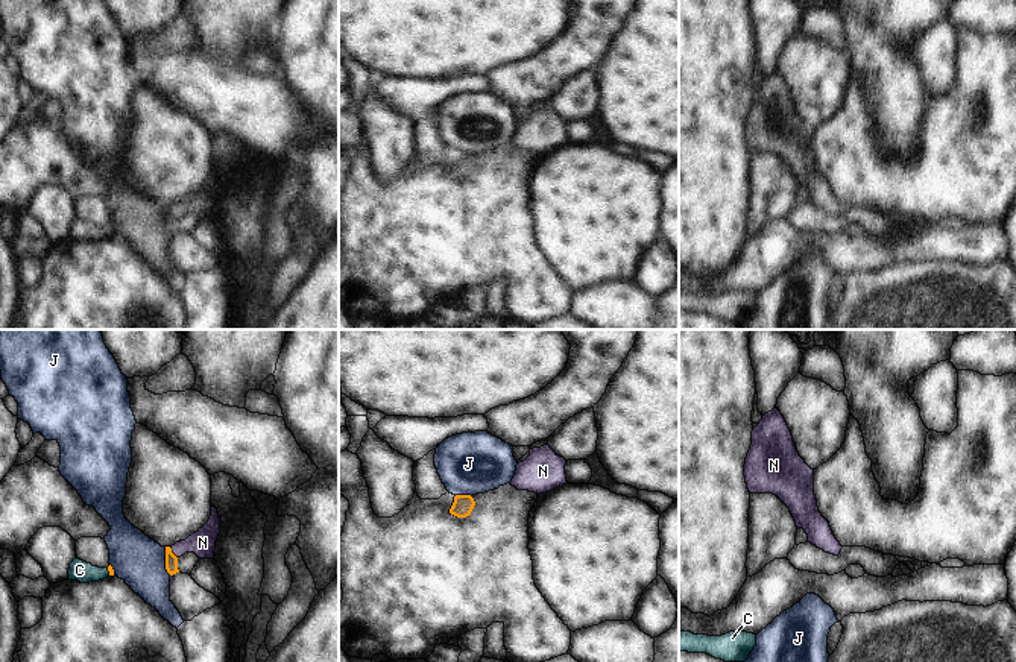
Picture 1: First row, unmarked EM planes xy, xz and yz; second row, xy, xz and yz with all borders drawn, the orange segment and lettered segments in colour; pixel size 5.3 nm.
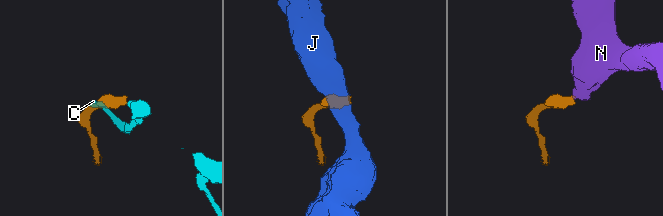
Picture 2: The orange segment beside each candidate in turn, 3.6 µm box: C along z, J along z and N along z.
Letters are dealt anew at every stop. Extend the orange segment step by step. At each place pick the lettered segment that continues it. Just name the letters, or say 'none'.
N.

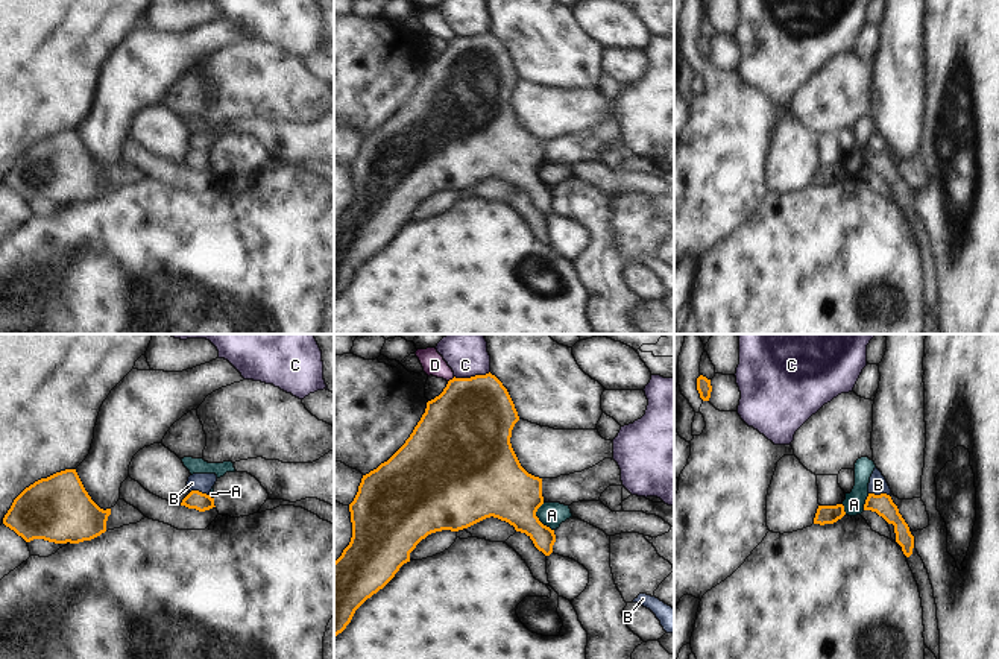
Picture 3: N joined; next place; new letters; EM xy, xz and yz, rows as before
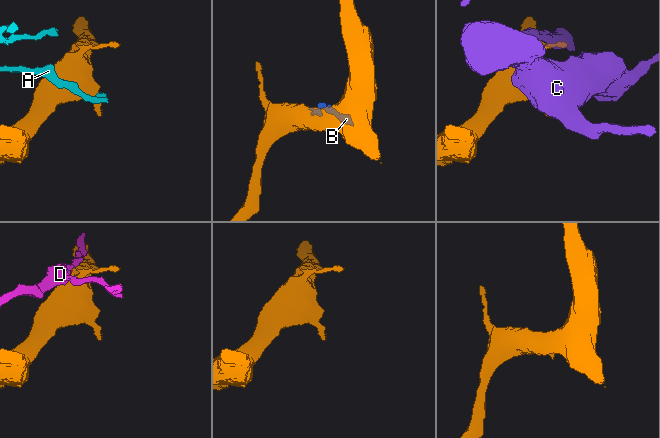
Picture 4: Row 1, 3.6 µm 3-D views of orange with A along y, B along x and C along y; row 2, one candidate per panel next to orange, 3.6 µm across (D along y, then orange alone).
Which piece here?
none.

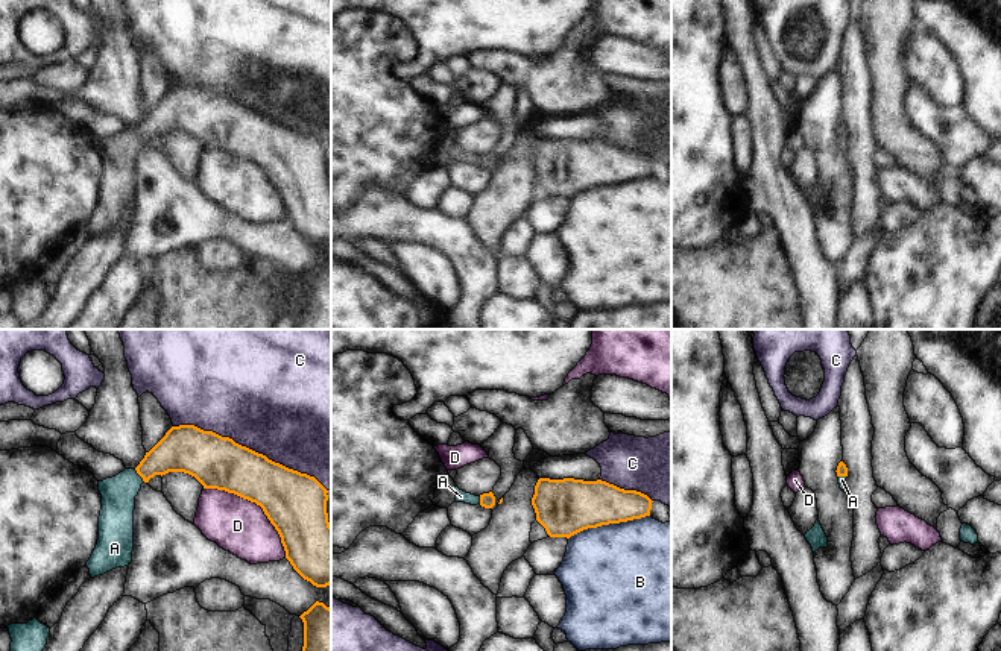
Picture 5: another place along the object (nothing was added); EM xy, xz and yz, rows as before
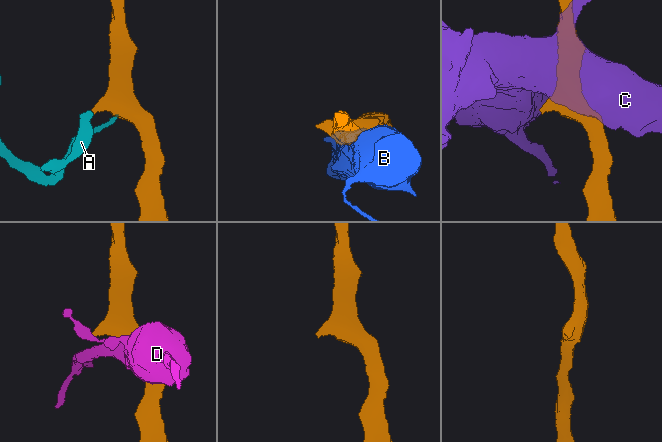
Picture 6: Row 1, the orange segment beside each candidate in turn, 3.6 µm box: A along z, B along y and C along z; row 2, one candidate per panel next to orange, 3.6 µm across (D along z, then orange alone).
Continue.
A.

